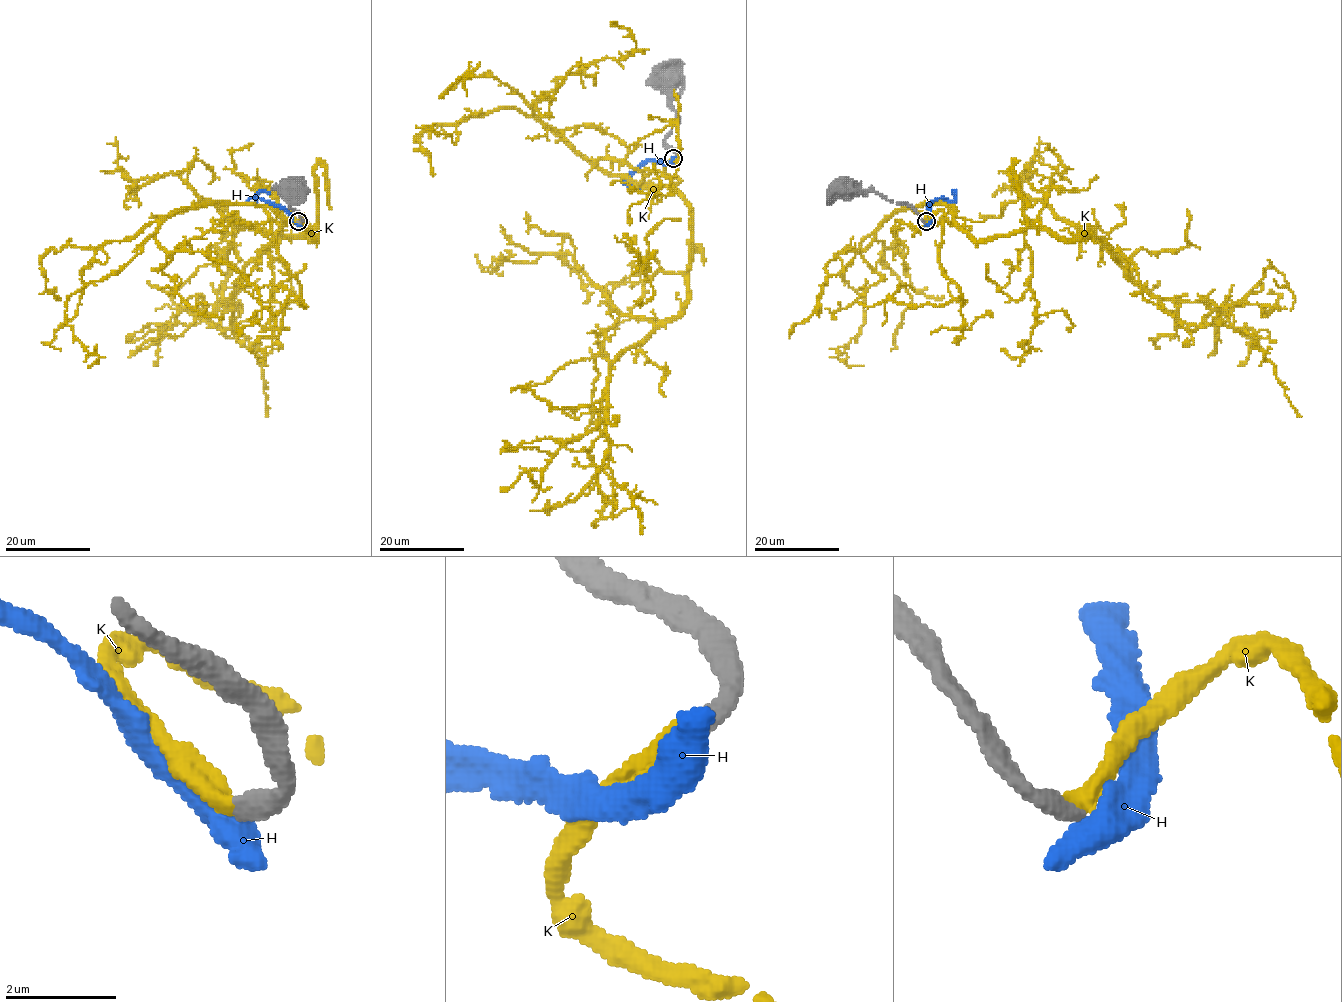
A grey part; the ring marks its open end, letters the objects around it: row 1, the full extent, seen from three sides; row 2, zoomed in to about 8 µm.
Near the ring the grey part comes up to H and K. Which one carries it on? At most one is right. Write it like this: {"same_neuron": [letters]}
{"same_neuron": ["K"]}

